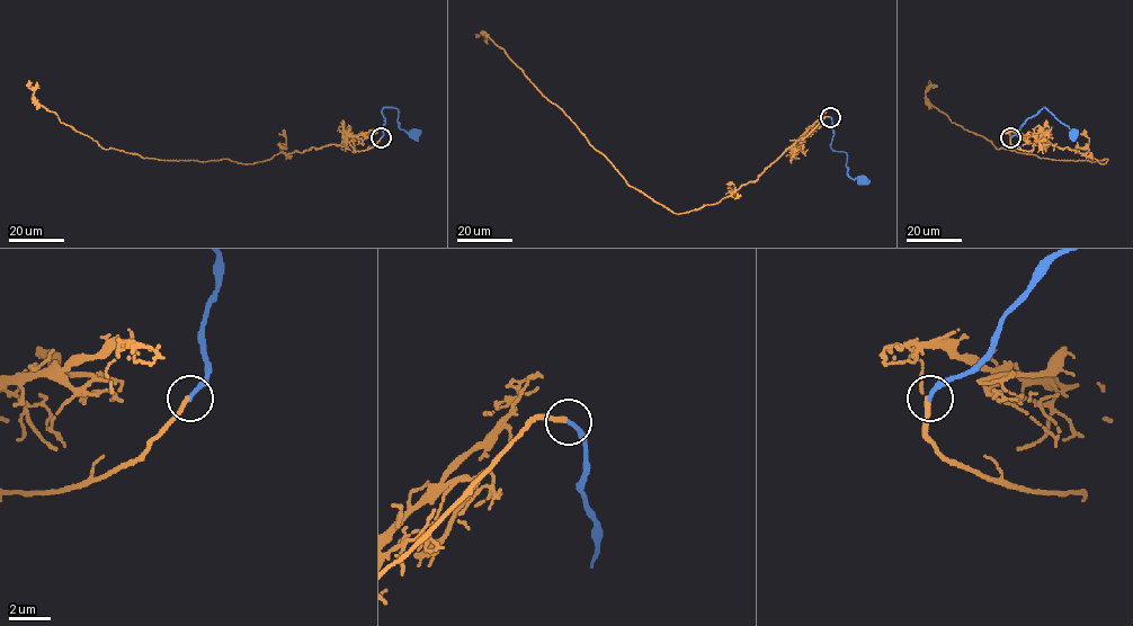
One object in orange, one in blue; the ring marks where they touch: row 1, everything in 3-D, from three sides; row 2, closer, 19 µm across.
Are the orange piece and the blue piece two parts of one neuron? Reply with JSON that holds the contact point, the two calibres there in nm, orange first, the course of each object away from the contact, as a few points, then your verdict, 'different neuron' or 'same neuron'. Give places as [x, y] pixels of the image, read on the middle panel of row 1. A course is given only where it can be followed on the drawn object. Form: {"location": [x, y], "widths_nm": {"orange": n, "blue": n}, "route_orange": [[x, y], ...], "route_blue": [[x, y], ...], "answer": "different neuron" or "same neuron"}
{"location": [830, 117], "widths_nm": {"orange": 240, "blue": 220}, "route_orange": [[829, 117], [793, 143], [757, 179], [715, 203], [675, 214], [631, 186], [482, 32], [488, 44]], "route_blue": [[830, 117], [833, 130], [830, 148], [847, 154], [847, 175], [862, 180]], "answer": "different neuron"}

